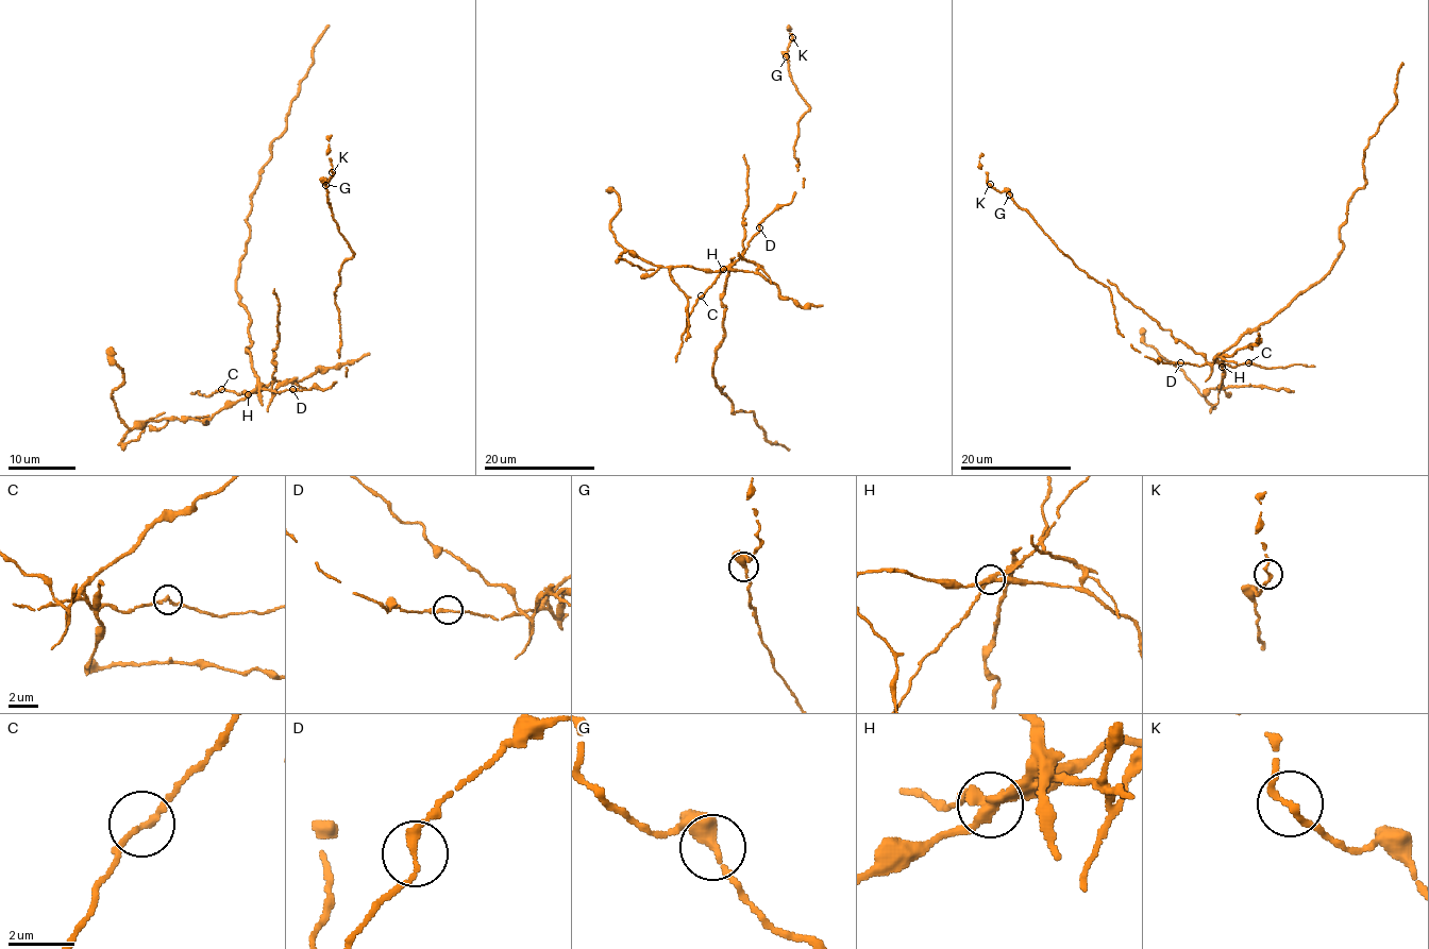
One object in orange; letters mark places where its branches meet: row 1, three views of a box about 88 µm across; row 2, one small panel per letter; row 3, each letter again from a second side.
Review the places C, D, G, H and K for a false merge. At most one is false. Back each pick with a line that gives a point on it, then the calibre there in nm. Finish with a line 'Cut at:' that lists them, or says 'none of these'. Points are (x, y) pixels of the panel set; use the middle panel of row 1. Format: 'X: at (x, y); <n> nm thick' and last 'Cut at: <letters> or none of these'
H: at (723, 269); 300 nm thick
Cut at: H

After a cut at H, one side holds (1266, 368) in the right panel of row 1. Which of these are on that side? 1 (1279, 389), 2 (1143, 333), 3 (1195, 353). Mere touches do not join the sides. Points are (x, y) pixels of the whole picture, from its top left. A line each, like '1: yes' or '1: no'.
1: no
2: no
3: no

